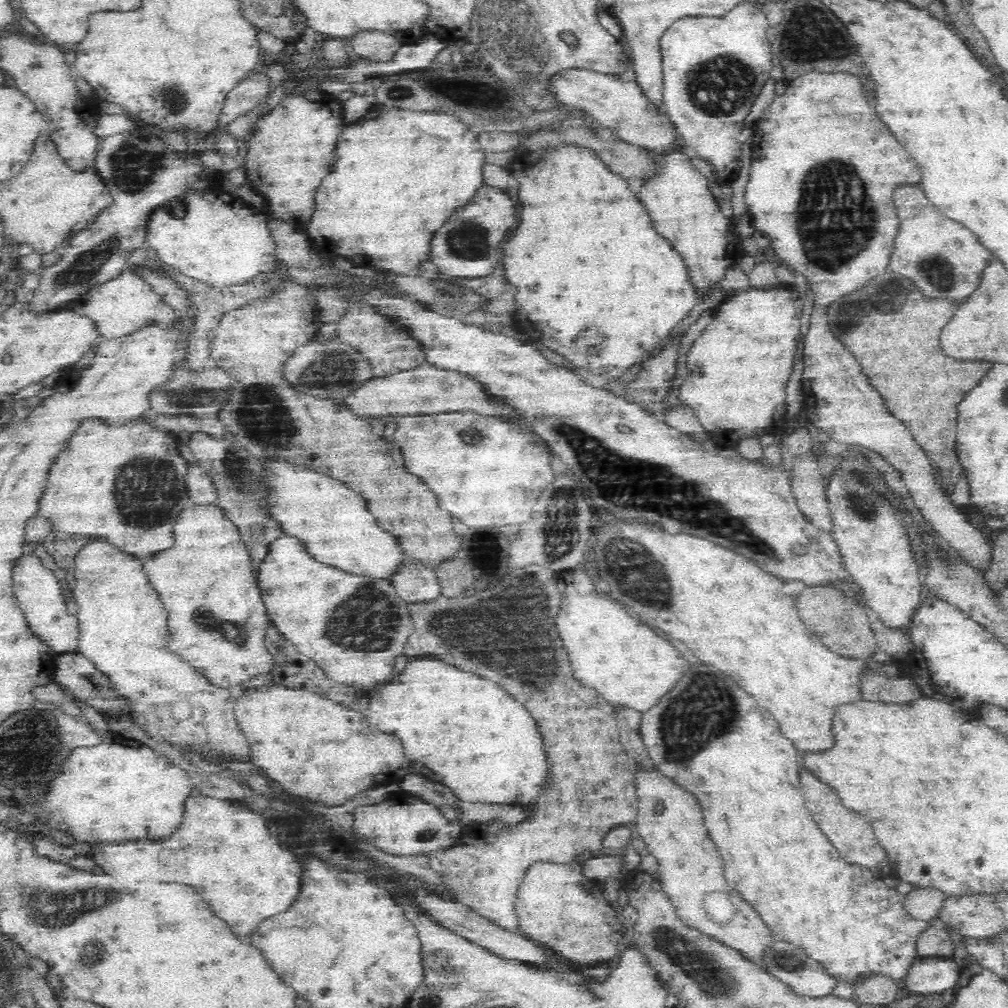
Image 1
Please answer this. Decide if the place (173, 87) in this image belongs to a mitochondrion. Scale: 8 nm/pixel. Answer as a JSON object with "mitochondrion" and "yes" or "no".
{"mitochondrion":"yes"}

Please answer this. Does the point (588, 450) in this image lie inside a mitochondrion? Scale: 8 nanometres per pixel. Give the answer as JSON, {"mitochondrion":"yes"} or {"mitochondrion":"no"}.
{"mitochondrion":"yes"}

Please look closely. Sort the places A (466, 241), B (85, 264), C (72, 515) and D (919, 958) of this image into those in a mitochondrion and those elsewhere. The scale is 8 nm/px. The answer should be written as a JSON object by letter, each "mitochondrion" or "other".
{"A":"mitochondrion","B":"mitochondrion","C":"other","D":"other"}

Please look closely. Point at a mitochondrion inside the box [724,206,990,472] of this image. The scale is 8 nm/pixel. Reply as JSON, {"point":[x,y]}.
{"point":[941,273]}

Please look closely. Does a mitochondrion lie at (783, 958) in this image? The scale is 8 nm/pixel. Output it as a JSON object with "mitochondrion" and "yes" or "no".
{"mitochondrion":"yes"}

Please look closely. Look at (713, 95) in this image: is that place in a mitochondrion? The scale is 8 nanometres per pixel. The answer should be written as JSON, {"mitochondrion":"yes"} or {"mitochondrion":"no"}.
{"mitochondrion":"yes"}

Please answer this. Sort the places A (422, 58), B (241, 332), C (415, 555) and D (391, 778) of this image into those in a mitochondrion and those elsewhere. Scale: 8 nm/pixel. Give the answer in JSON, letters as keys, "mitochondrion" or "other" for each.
{"A":"other","B":"other","C":"other","D":"other"}

